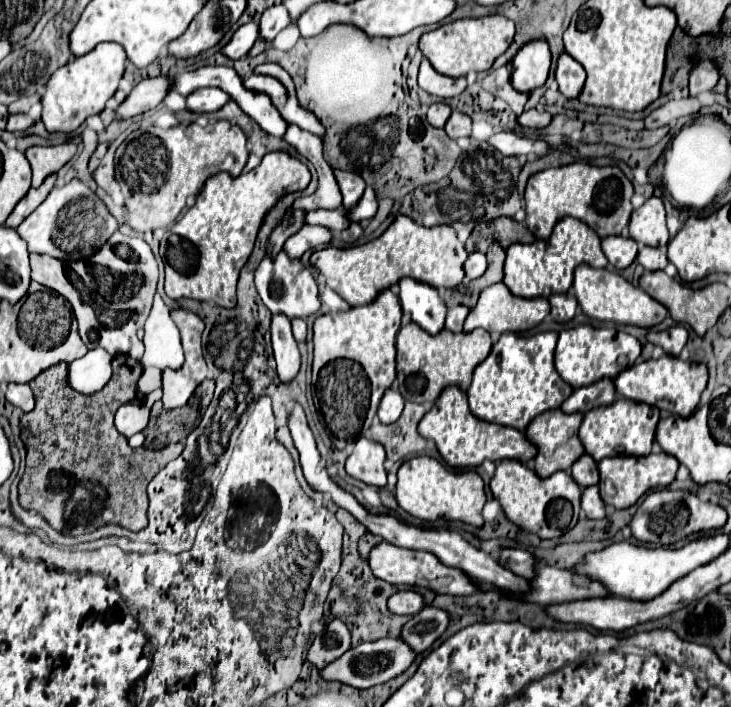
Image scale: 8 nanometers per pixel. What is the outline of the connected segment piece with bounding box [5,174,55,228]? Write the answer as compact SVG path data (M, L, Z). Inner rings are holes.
M55 174L47 176L45 182L43 182L39 188L31 188L31 190L21 198L21 202L17 204L17 208L9 214L9 220L5 220L5 226L7 226L7 228L17 228L17 226L23 222L23 218L27 218L27 216L47 198L47 194L51 192L53 186L55 186Z

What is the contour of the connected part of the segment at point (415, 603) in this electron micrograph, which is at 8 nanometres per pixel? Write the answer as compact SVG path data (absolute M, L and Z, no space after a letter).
M403 590L403 592L395 592L389 600L387 600L387 608L393 614L405 614L405 616L413 616L417 614L423 606L421 606L421 596L413 590Z

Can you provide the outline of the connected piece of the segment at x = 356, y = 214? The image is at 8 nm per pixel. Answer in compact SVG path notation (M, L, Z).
M371 186L365 188L365 194L363 198L357 202L357 206L349 212L349 218L359 222L359 220L365 220L365 218L373 218L377 212L377 198L375 198L375 192Z

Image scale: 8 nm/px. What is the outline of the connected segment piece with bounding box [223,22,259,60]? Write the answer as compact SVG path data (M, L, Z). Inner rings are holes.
M255 22L243 24L231 38L231 42L223 48L223 54L229 56L231 60L239 60L241 56L247 56L249 50L253 48L255 40L259 36L259 26Z

